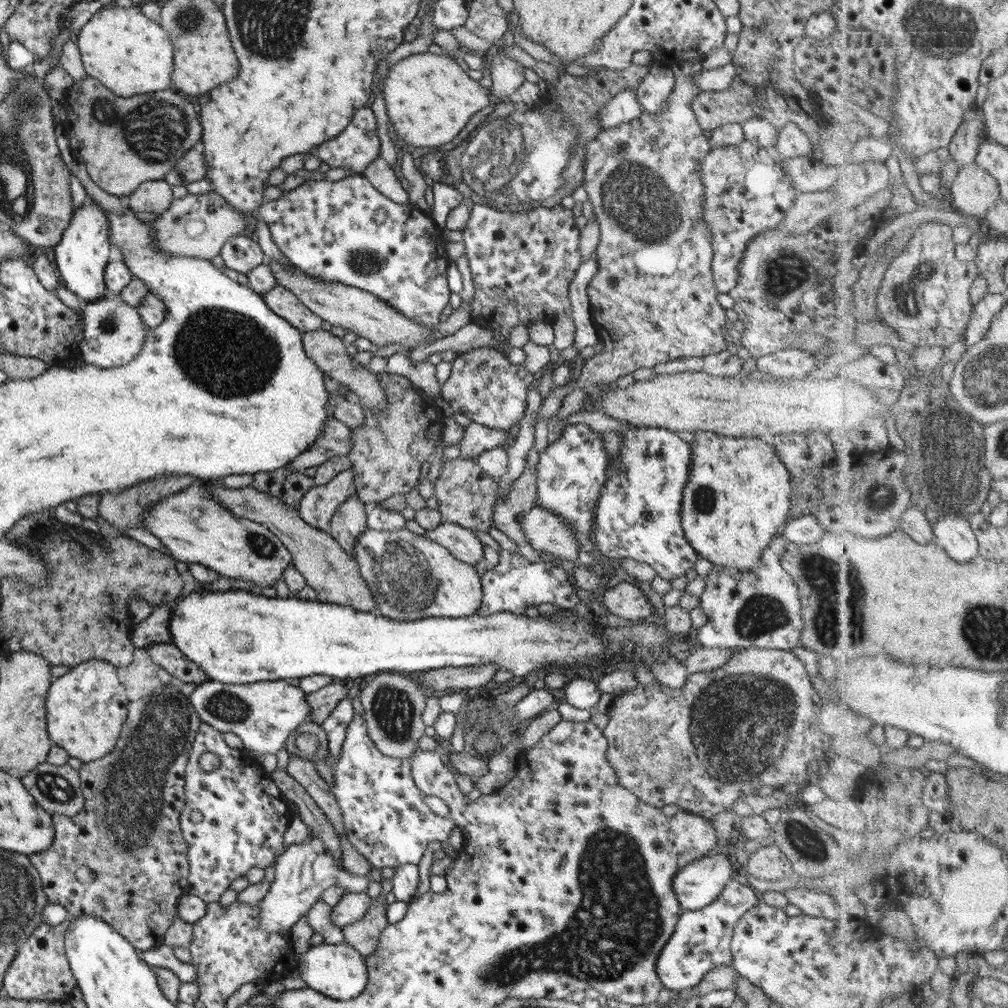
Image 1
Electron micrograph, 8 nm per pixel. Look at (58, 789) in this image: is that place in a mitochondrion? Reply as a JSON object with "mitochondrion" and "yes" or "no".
{"mitochondrion":"yes"}

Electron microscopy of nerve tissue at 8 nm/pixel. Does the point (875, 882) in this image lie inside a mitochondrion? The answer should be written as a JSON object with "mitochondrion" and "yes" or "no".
{"mitochondrion":"no"}

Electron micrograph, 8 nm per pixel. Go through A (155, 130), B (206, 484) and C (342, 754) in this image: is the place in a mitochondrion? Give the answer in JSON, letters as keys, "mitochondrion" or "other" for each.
{"A":"mitochondrion","B":"other","C":"other"}

